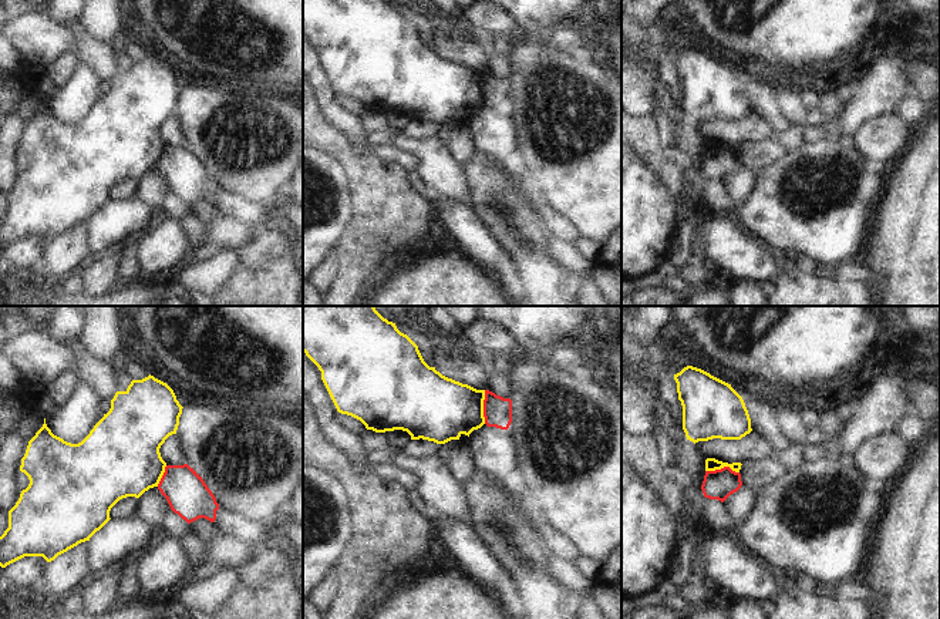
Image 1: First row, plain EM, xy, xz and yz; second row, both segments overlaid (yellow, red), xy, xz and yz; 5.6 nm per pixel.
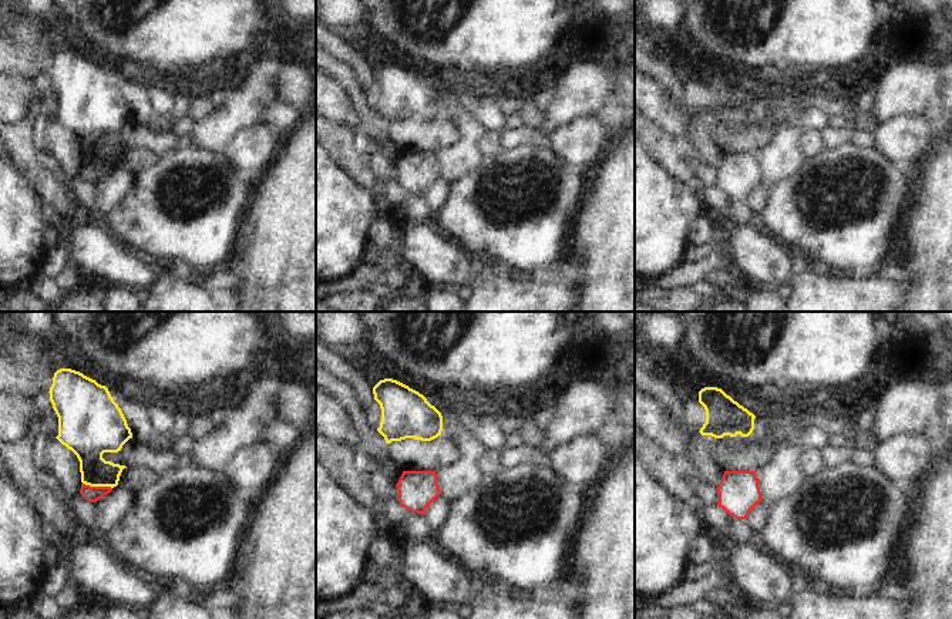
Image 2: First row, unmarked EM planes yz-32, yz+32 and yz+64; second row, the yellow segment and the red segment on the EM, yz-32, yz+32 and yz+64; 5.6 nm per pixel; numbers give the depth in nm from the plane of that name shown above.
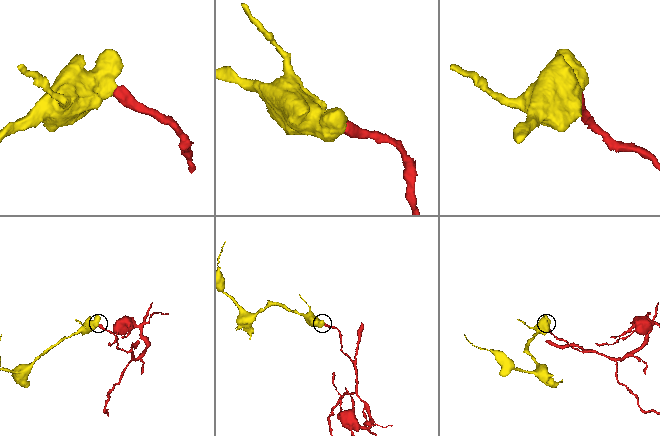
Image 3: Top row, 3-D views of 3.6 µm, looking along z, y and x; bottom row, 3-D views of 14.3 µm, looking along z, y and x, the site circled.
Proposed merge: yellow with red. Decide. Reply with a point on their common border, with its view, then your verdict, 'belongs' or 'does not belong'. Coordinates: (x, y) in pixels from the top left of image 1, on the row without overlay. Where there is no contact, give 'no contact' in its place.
meets yellow in xz at (482, 88); does not belong

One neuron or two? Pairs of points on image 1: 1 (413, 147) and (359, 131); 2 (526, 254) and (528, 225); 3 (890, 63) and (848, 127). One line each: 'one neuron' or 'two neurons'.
1: two neurons
2: one neuron
3: one neuron

